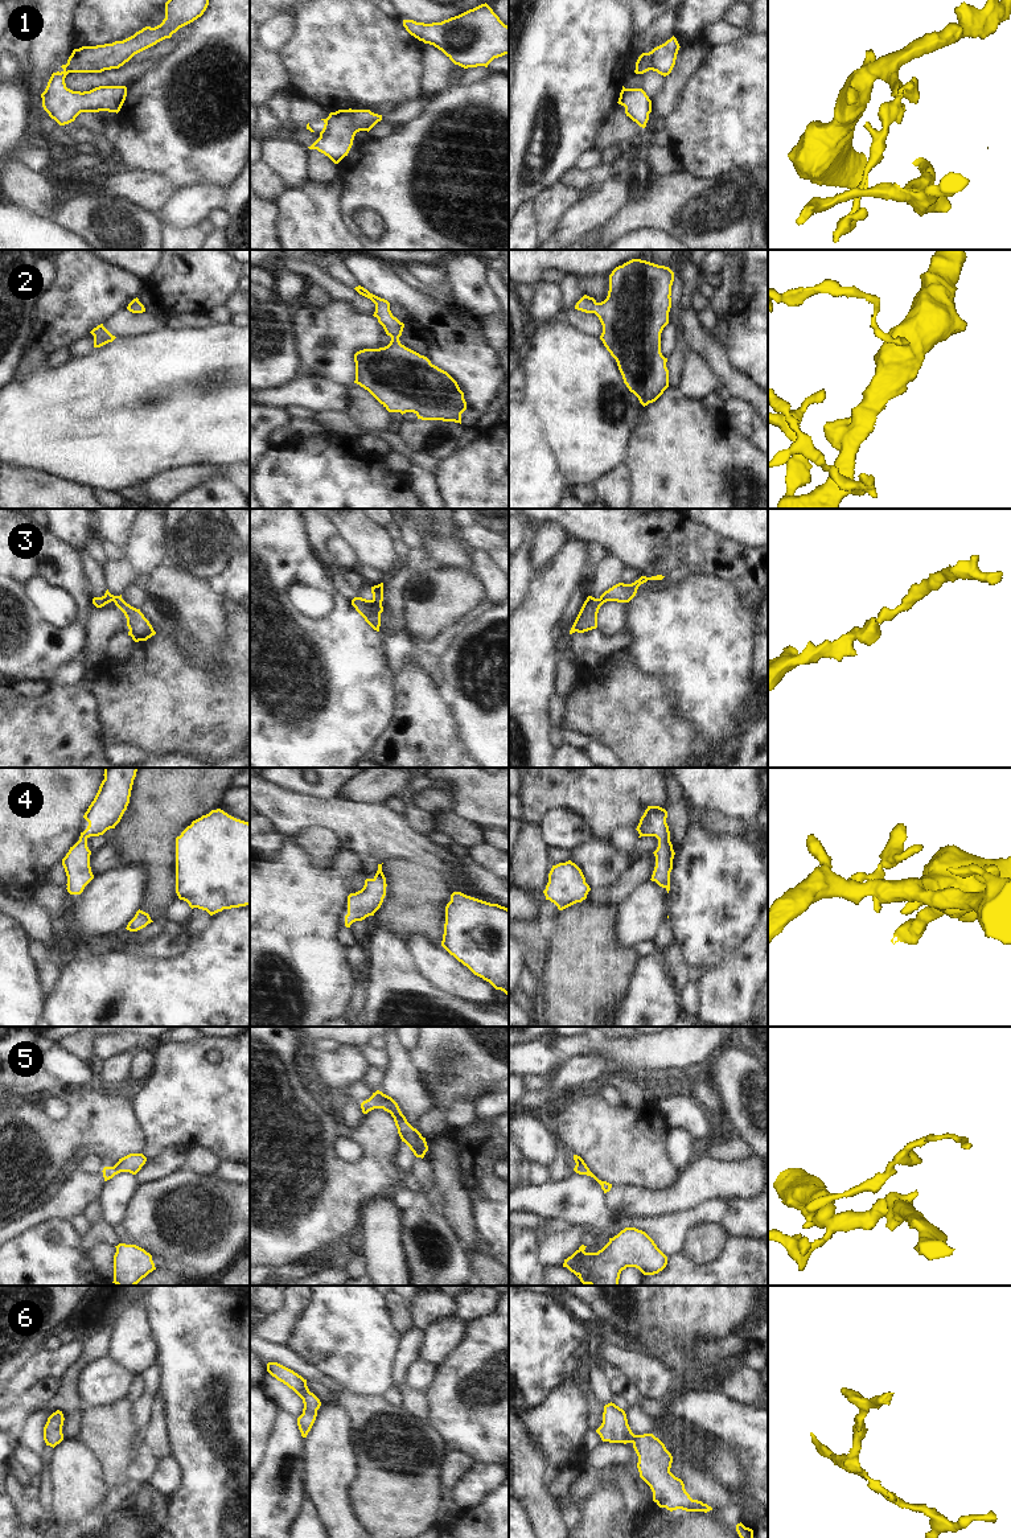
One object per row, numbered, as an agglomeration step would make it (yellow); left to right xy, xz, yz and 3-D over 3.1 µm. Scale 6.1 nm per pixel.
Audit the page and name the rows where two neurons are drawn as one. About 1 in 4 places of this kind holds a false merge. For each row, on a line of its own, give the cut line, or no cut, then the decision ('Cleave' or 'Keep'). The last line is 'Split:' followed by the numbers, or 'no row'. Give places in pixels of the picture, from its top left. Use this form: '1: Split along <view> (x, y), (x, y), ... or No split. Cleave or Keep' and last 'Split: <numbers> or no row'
1: Split along yz (648, 60), (636, 68). Cleave
2: No split. Keep
3: No split. Keep
4: No split. Keep
5: No split. Keep
6: No split. Keep
Split: 1.

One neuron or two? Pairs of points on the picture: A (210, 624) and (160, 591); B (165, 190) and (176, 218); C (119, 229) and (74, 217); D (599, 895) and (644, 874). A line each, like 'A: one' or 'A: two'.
A: one
B: two
C: one
D: one

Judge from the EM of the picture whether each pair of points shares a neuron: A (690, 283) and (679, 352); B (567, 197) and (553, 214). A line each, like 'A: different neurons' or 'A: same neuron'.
A: different neurons
B: same neuron

